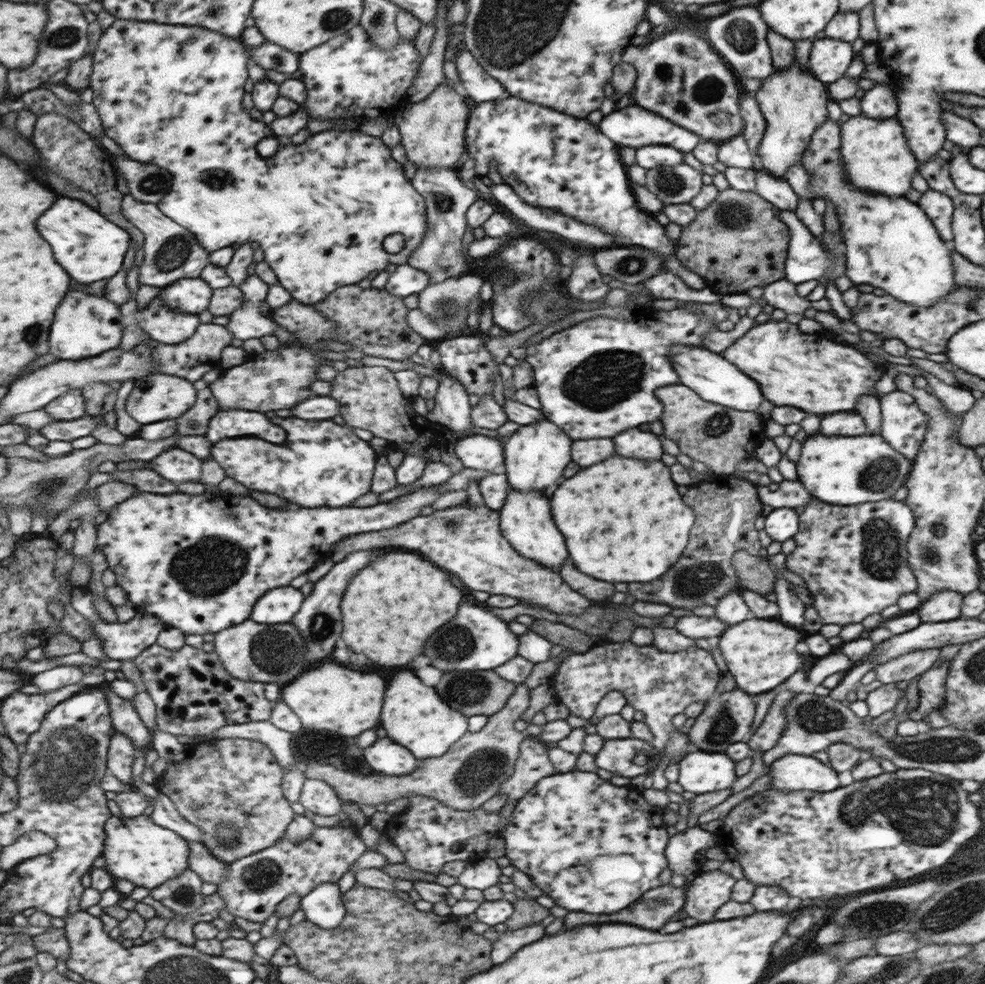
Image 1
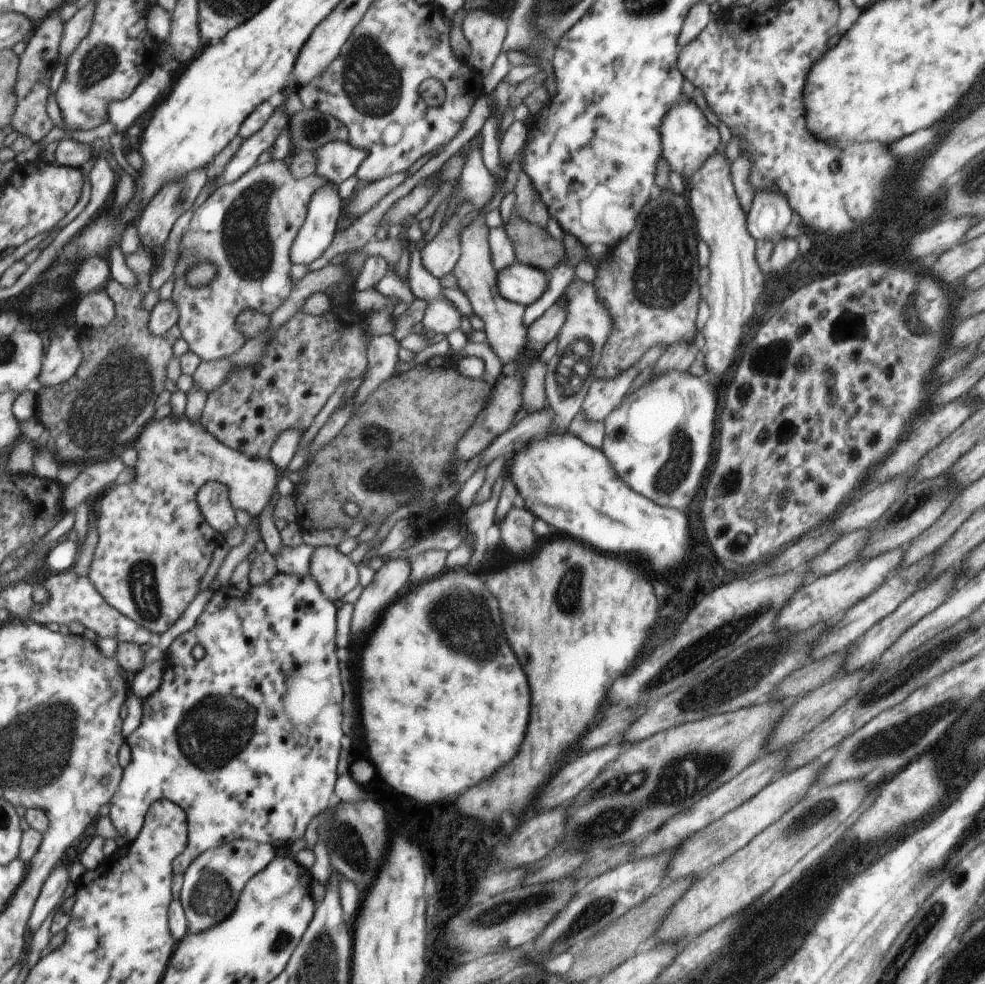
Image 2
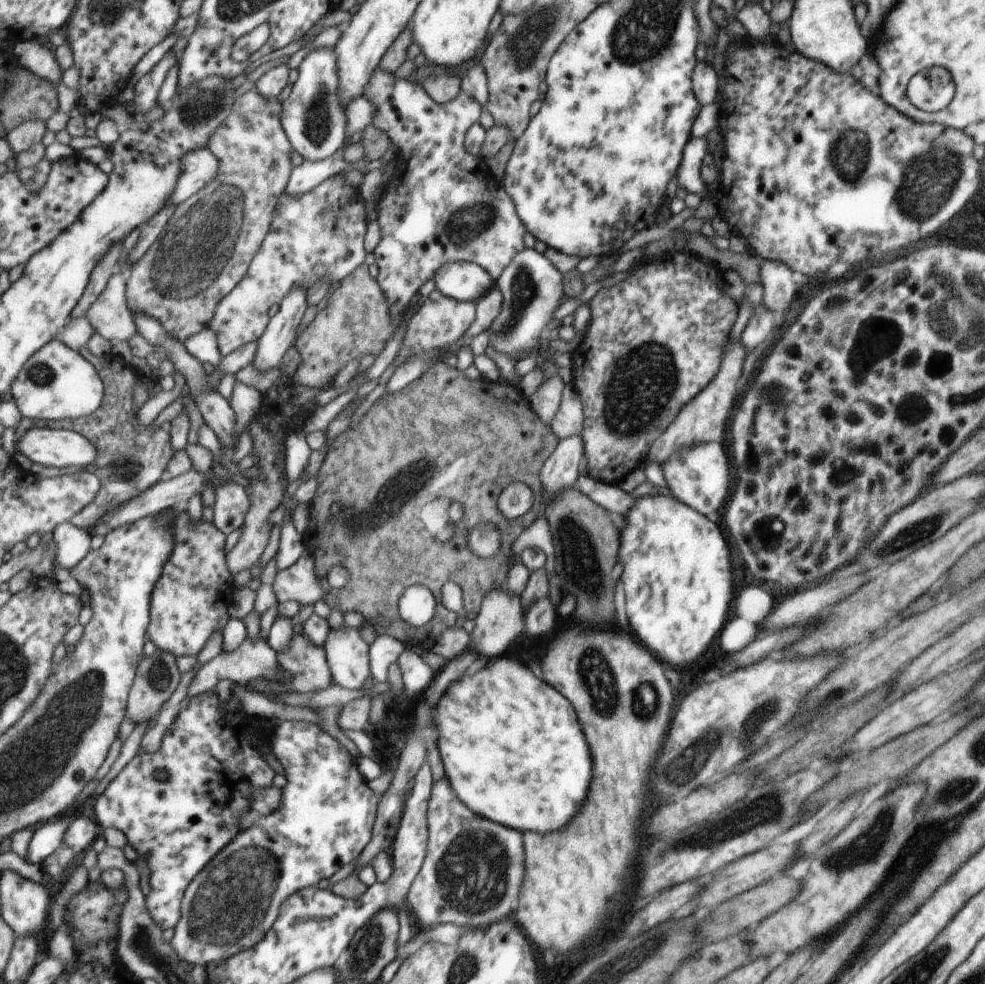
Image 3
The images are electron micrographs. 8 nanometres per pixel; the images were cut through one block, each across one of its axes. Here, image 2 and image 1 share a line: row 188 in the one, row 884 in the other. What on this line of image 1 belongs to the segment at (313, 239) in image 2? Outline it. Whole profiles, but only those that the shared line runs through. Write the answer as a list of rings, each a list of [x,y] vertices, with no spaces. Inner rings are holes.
[[[334,882],[319,883],[299,901],[299,909],[304,912],[305,919],[318,924],[321,928],[339,927],[347,914],[341,890]]]

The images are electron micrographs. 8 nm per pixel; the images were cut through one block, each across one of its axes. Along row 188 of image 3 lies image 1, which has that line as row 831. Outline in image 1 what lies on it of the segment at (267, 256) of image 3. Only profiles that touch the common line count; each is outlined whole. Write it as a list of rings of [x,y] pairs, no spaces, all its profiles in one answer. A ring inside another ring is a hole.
[[[319,827],[314,835],[300,843],[291,842],[285,834],[273,846],[230,863],[226,877],[217,885],[216,893],[226,902],[226,910],[233,917],[239,916],[251,922],[265,922],[276,912],[278,904],[285,902],[289,896],[307,896],[319,883],[339,882],[348,868],[366,851],[357,831],[355,827]]]

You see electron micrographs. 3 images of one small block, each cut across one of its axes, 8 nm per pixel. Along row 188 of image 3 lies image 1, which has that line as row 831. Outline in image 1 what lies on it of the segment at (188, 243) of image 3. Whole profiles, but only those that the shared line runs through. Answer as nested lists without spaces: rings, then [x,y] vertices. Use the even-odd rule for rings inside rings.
[[[224,738],[224,739],[210,739],[203,741],[202,743],[196,743],[195,746],[186,746],[181,756],[173,757],[169,761],[169,768],[162,774],[159,780],[156,780],[155,786],[159,792],[166,794],[173,800],[175,807],[181,813],[181,817],[191,822],[195,826],[198,826],[203,831],[202,842],[212,851],[212,853],[219,859],[225,862],[235,862],[246,856],[254,855],[256,852],[261,852],[273,844],[277,843],[283,835],[286,834],[288,826],[292,824],[293,818],[295,818],[295,812],[289,804],[290,800],[284,795],[283,790],[283,777],[285,776],[285,770],[279,764],[274,752],[264,742],[246,738]]]

